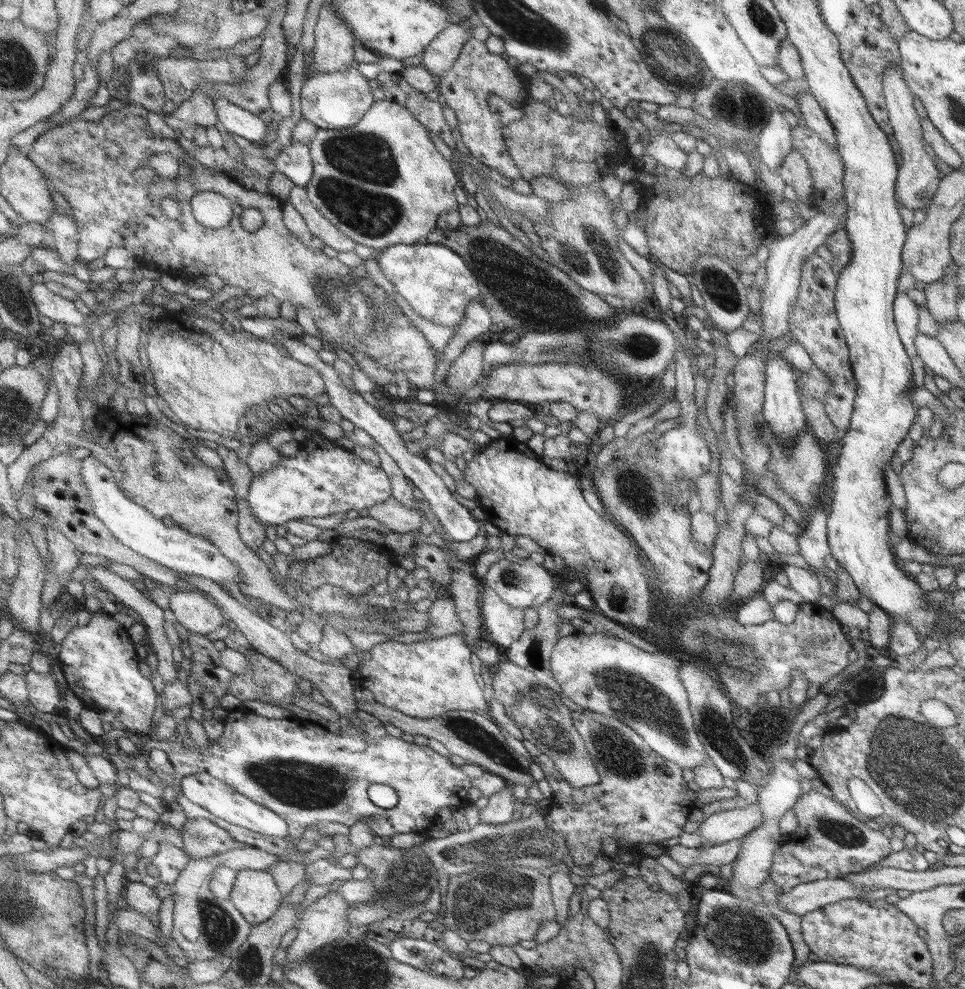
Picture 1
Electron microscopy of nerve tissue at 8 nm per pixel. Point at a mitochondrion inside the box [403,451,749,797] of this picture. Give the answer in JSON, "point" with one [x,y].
{"point":[617,757]}

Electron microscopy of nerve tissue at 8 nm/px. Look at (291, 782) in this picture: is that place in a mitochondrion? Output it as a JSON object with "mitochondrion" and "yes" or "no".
{"mitochondrion":"yes"}

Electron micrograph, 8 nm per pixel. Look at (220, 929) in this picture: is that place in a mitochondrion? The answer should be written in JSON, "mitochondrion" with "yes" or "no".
{"mitochondrion":"yes"}

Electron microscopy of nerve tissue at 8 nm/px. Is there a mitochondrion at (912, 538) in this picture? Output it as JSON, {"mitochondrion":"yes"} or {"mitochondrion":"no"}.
{"mitochondrion":"no"}

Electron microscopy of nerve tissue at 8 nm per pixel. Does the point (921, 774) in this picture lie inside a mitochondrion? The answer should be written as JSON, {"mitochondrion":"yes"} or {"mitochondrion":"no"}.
{"mitochondrion":"yes"}

